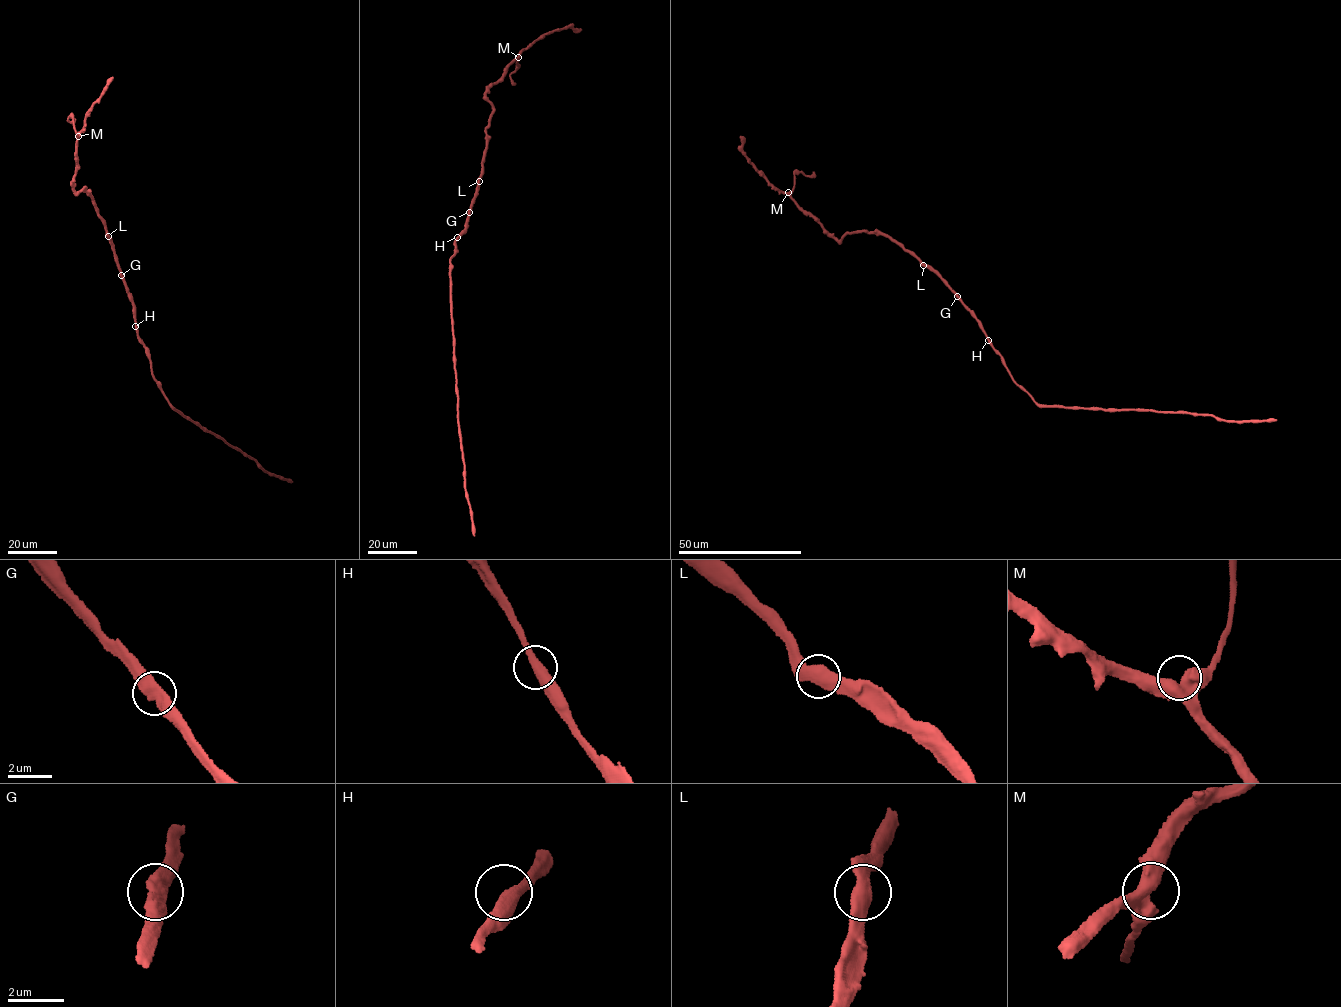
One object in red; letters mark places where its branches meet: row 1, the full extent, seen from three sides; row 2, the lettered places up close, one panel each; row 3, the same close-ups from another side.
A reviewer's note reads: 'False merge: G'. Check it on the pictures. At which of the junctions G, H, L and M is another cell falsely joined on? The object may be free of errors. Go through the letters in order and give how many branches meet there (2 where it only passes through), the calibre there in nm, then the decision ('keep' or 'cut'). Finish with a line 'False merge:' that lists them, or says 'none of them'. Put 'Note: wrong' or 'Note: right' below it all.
G: branches 2; calibre 440 nm; keep
H: branches 2; calibre 400 nm; keep
L: branches 2; calibre 500 nm; keep
M: branches 3; calibre 480 nm; keep
False merge: none of them
Note: wrong

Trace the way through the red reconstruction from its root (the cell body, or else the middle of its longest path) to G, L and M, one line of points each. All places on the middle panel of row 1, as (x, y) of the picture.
G: (457, 238), (466, 228), (469, 212)
L: (457, 238), (467, 225), (478, 181)
M: (457, 238), (467, 225), (483, 169), (486, 127), (493, 110), (485, 94), (518, 57)

